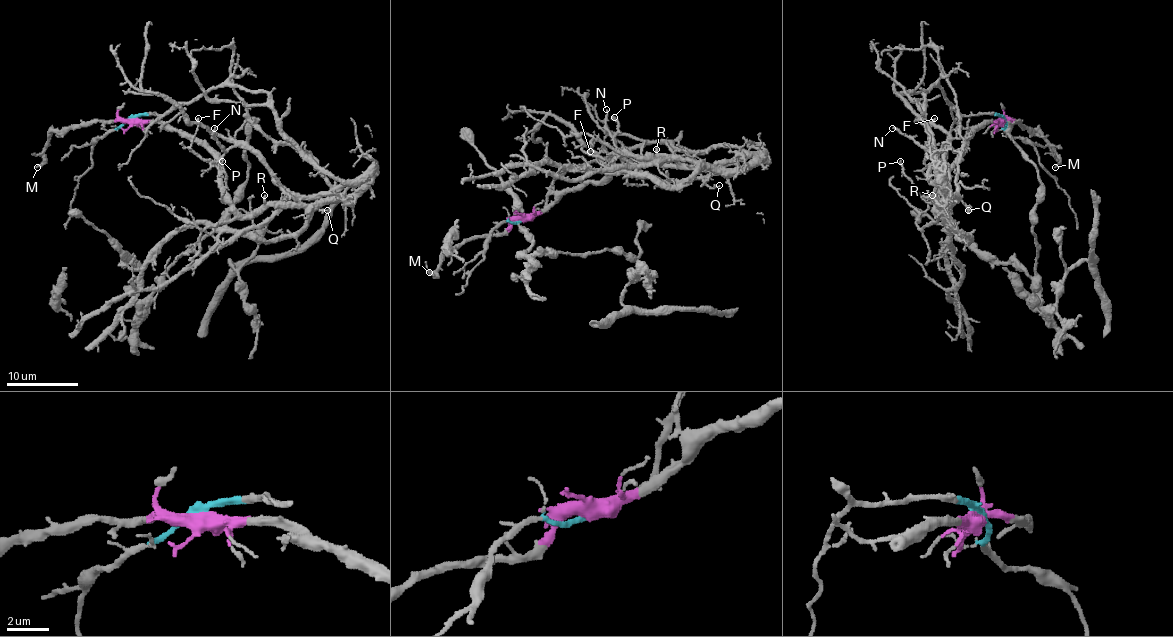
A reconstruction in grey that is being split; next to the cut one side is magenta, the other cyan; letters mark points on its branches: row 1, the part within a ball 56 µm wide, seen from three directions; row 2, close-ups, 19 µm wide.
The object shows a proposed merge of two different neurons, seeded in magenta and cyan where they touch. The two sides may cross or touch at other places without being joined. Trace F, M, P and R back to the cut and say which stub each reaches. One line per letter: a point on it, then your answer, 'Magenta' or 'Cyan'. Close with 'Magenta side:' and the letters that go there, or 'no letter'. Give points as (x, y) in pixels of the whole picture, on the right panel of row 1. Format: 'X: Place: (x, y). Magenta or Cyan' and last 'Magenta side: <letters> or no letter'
F: Place: (934, 118). Magenta
M: Place: (1055, 167). Magenta
P: Place: (900, 161). Magenta
R: Place: (932, 195). Magenta
Magenta side: F, M, P, R

